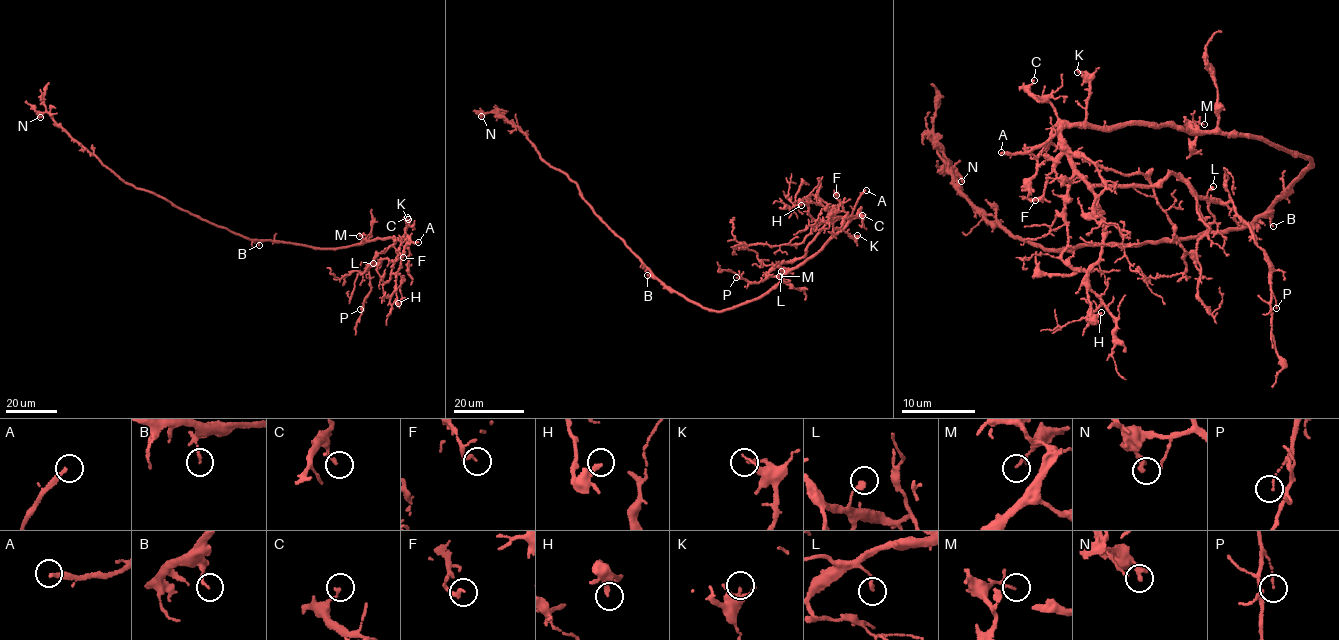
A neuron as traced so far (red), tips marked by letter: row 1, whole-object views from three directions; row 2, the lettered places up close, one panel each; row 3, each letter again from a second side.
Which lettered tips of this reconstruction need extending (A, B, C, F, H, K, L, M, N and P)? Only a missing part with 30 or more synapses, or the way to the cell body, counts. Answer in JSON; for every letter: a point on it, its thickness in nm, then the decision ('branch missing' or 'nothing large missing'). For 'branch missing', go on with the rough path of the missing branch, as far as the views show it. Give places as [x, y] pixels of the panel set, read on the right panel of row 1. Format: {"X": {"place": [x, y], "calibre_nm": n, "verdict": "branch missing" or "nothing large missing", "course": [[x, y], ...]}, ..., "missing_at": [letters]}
{"A": {"place": [1001, 152], "calibre_nm": 200, "verdict": "branch missing", "course": [[1001, 152], [990, 171], [986, 219], [992, 224], [1029, 196], [1112, 172], [1118, 163], [1113, 150], [1118, 144]]}, "B": {"place": [1273, 226], "calibre_nm": 130, "verdict": "nothing large missing"}, "C": {"place": [1034, 80], "calibre_nm": 160, "verdict": "nothing large missing"}, "F": {"place": [1035, 200], "calibre_nm": 200, "verdict": "nothing large missing"}, "H": {"place": [1101, 312], "calibre_nm": 200, "verdict": "nothing large missing"}, "K": {"place": [1077, 72], "calibre_nm": 170, "verdict": "nothing large missing"}, "L": {"place": [1213, 186], "calibre_nm": 190, "verdict": "nothing large missing"}, "M": {"place": [1204, 124], "calibre_nm": 120, "verdict": "nothing large missing"}, "N": {"place": [961, 181], "calibre_nm": 240, "verdict": "nothing large missing"}, "P": {"place": [1276, 308], "calibre_nm": 90, "verdict": "nothing large missing"}, "missing_at": ["A"]}

